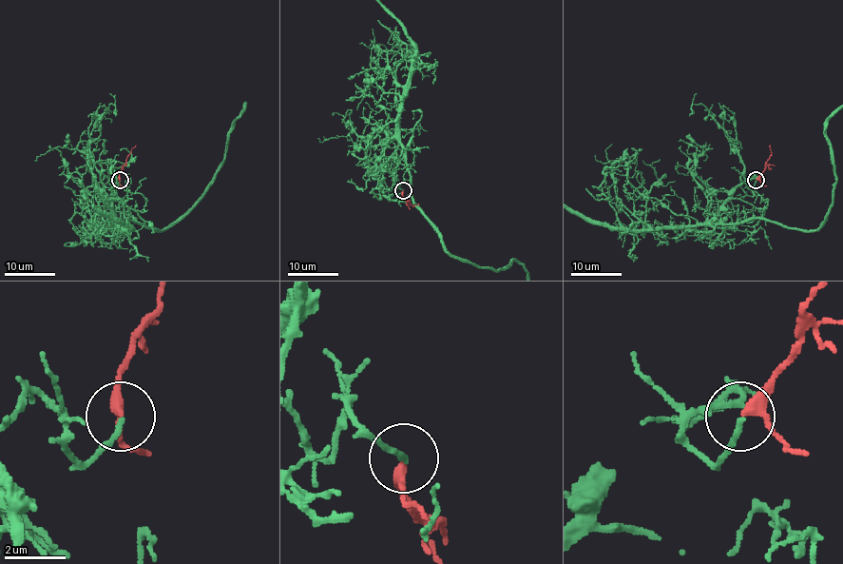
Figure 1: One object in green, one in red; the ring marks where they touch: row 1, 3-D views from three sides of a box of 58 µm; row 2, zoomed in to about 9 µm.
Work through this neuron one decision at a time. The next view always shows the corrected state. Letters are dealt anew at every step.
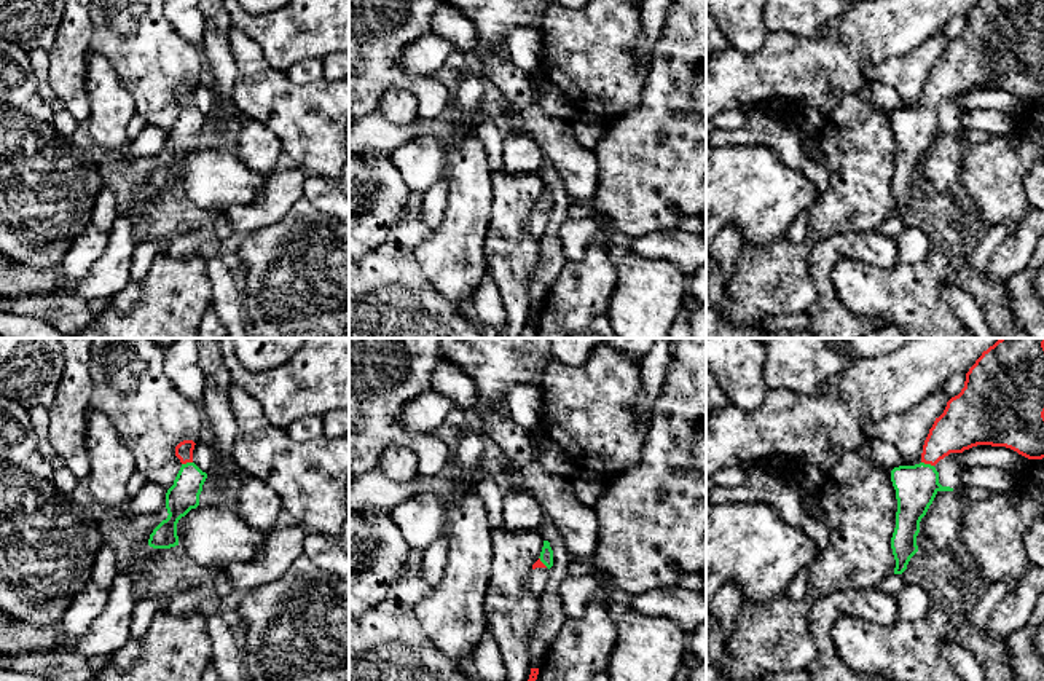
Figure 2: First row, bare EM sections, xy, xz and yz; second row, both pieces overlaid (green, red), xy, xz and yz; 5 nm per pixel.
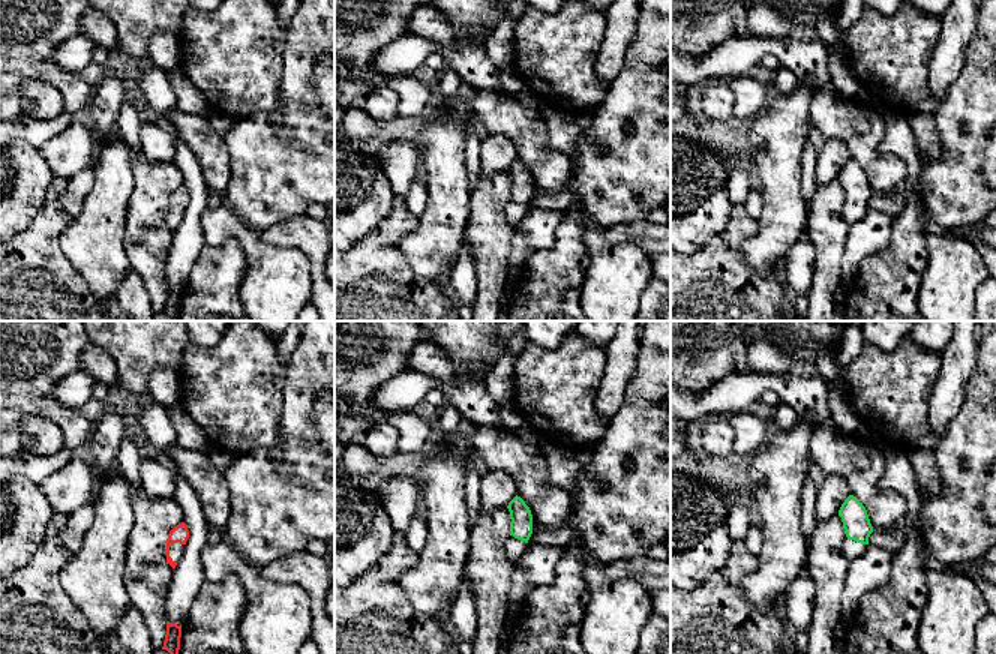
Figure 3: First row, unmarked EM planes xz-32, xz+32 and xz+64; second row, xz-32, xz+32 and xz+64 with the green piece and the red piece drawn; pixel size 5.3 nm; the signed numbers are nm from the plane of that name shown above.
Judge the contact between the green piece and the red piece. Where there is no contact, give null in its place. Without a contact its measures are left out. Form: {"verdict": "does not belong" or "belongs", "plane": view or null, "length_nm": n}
{"verdict": "belongs", "plane": "yz", "length_nm": 70}

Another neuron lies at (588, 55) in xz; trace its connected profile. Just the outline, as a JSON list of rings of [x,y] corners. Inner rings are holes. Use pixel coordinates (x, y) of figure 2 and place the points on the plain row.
[[[588,0],[580,10],[551,2],[544,11],[542,77],[583,115],[610,123],[641,105],[649,73],[638,70],[639,3]]]

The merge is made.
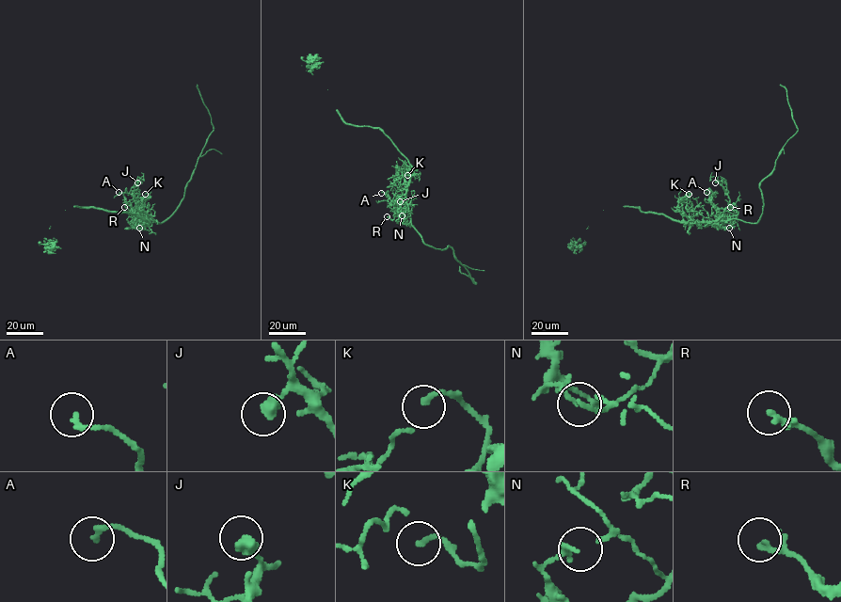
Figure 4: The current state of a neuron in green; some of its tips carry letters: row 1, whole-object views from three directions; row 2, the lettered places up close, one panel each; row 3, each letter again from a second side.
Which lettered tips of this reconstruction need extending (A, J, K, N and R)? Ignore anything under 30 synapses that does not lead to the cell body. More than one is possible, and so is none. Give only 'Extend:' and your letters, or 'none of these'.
Extend: none of these

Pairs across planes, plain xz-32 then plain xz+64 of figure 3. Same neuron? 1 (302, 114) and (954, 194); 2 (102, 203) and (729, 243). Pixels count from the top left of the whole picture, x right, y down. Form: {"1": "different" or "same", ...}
{"1": "same", "2": "different"}

